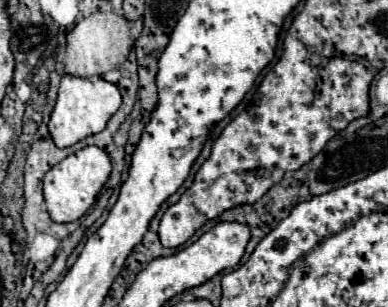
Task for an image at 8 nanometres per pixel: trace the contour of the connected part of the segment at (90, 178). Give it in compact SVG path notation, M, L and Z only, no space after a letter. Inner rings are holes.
M85 147L69 157L65 157L59 165L55 165L43 179L43 197L47 205L47 213L55 223L71 223L87 213L87 209L95 203L101 187L109 179L111 161L109 155L99 147Z

